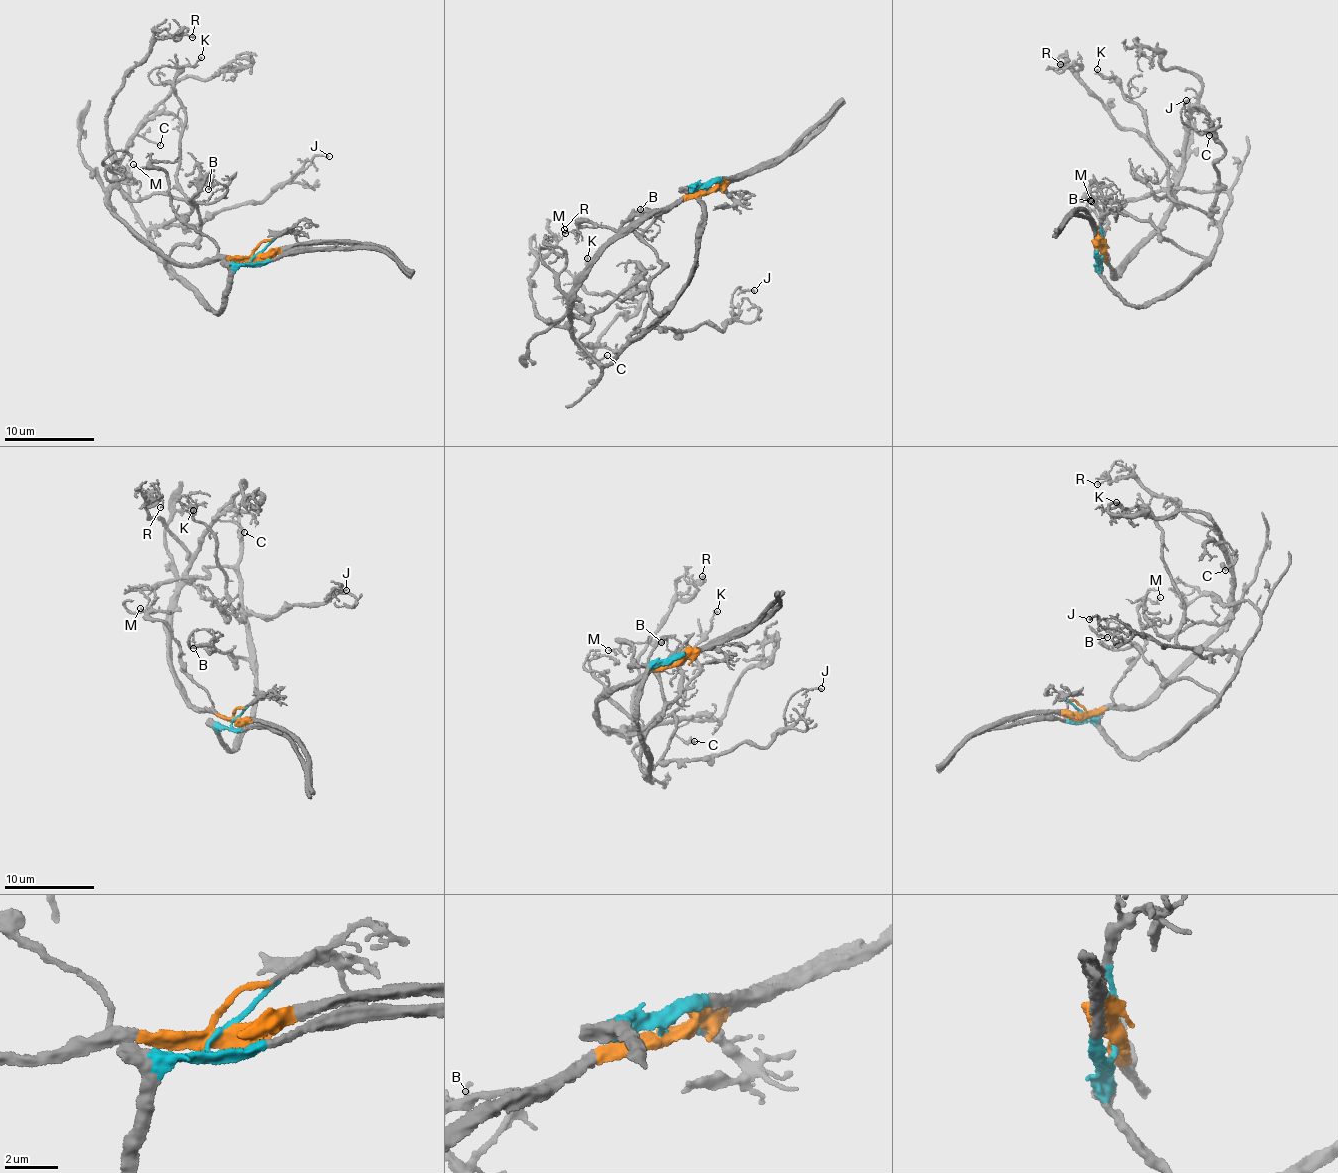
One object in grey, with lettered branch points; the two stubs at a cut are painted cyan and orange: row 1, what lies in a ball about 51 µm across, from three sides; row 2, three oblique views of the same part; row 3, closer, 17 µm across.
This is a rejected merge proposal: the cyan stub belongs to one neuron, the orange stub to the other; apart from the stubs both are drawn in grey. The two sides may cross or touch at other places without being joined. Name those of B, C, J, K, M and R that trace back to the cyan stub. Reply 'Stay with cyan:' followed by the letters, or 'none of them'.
Stay with cyan: B, J, K

